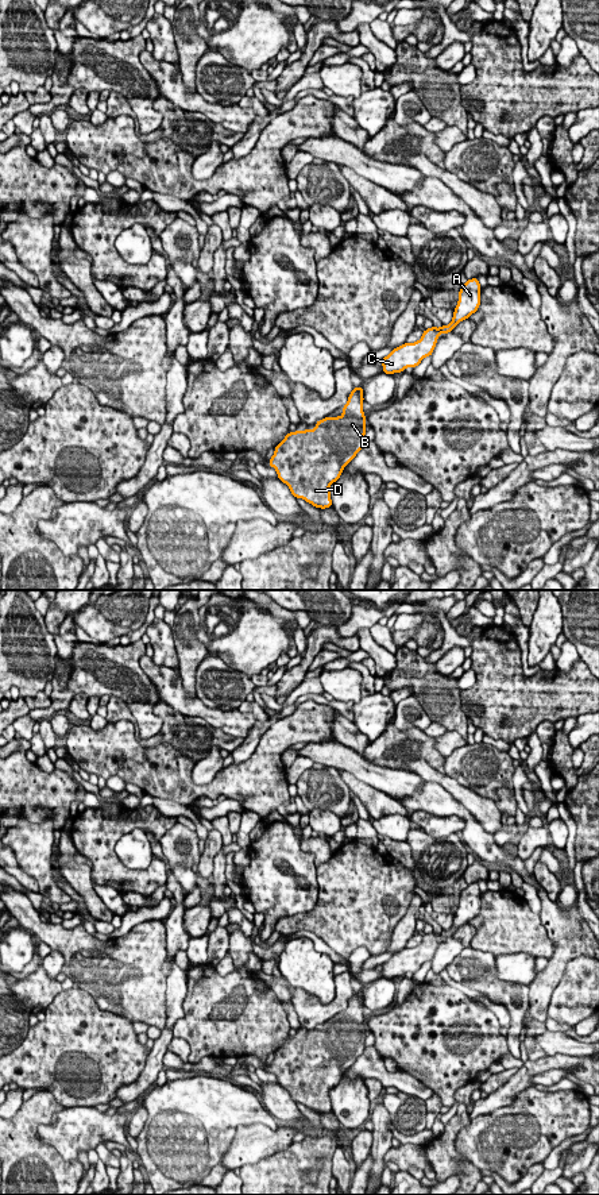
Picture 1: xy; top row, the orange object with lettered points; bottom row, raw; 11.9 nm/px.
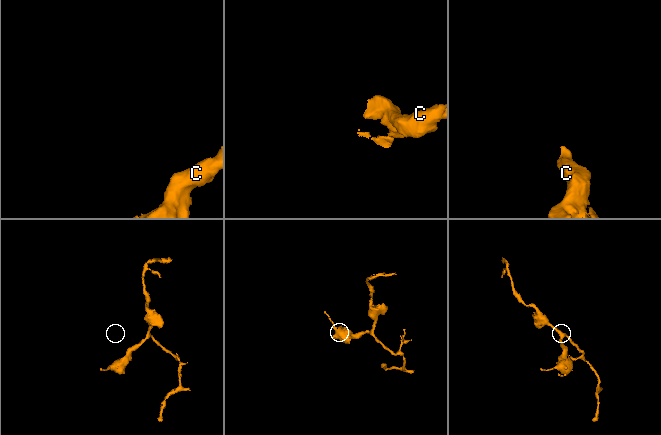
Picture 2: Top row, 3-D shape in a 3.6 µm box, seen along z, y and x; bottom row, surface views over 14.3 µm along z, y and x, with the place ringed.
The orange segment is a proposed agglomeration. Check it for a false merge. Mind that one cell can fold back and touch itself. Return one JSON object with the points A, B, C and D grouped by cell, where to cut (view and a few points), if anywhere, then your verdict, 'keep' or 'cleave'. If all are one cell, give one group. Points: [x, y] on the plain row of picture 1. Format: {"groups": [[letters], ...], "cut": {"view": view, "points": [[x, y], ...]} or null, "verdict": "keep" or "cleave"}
{"groups": [["A", "B", "C", "D"]], "cut": null, "verdict": "keep"}

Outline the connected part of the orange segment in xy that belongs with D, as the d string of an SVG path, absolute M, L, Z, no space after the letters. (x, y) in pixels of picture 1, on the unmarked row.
M363 991L353 992L341 1021L326 1021L312 1036L289 1037L275 1051L268 1071L295 1103L320 1114L332 1111L329 1091L366 1049L363 1006Z

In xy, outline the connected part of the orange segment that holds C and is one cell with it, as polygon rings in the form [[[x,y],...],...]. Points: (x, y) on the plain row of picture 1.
[[[478,883],[467,884],[459,895],[459,906],[453,915],[452,928],[436,930],[422,937],[422,942],[414,948],[403,948],[394,953],[380,968],[383,970],[382,978],[394,979],[403,978],[406,972],[417,972],[421,965],[433,959],[440,938],[452,937],[453,933],[463,925],[468,924],[480,911],[480,888]]]

